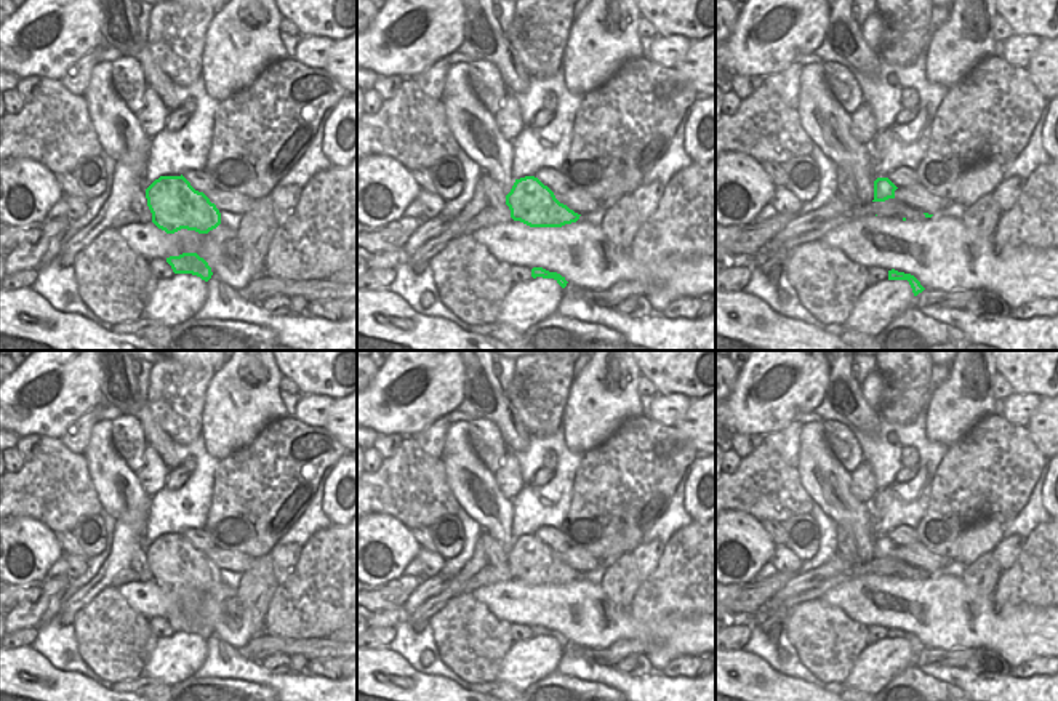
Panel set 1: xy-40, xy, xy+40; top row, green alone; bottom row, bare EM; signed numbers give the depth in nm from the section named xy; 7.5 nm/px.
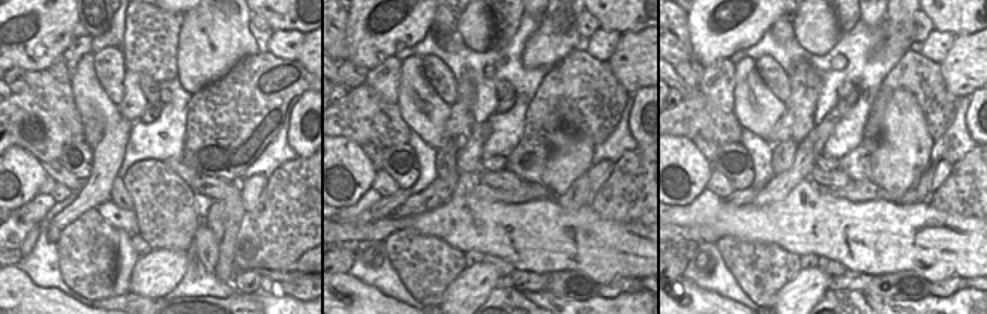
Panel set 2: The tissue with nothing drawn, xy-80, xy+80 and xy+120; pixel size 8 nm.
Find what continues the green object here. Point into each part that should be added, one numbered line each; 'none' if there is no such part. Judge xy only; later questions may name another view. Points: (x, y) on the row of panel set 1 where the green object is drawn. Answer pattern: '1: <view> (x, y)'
none.

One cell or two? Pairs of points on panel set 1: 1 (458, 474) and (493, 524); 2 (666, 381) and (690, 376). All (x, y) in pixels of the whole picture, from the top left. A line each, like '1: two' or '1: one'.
1: one
2: one

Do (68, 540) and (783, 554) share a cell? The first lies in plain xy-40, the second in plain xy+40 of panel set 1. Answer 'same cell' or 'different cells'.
different cells

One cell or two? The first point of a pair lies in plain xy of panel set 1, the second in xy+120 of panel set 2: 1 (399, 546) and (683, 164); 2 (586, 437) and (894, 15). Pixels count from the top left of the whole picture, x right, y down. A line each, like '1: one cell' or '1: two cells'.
1: one cell
2: one cell

